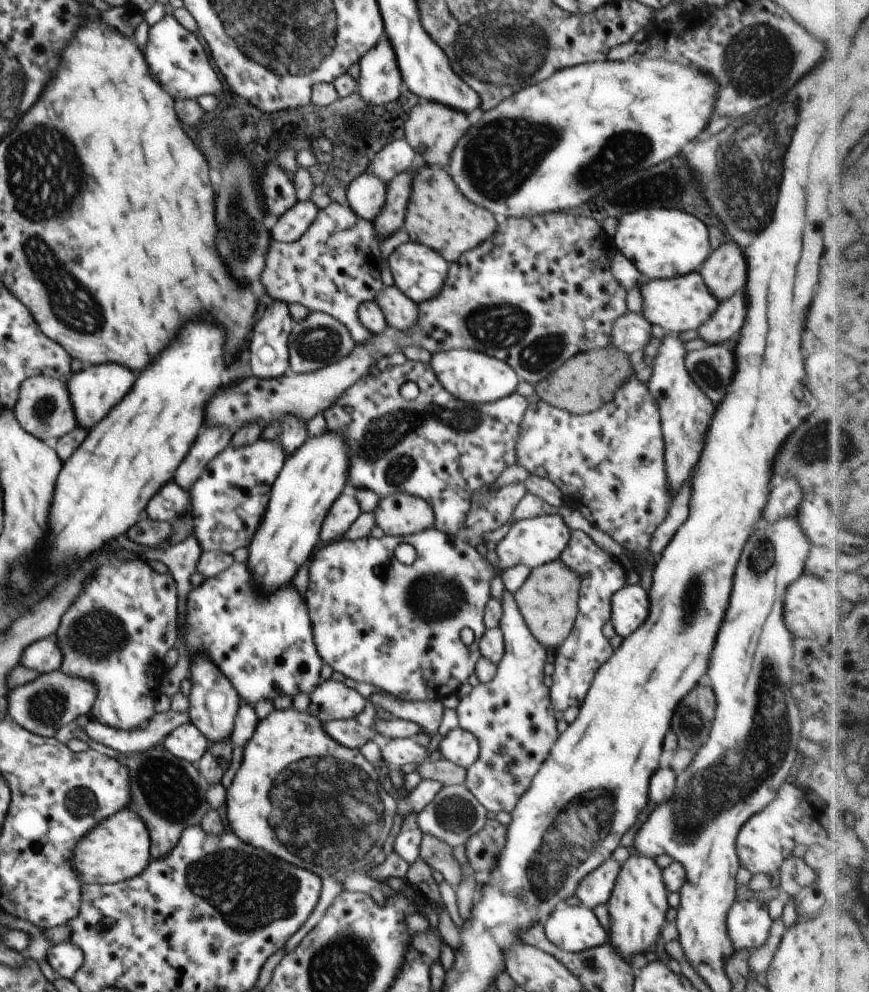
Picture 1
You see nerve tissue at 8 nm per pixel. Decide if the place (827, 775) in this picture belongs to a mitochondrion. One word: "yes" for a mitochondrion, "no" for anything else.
no

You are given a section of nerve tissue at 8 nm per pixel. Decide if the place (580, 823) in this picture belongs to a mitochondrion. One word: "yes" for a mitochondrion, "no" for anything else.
yes

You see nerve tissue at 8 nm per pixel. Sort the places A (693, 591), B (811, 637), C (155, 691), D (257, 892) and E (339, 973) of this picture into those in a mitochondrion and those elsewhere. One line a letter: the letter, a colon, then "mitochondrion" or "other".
A: mitochondrion
B: other
C: other
D: mitochondrion
E: mitochondrion

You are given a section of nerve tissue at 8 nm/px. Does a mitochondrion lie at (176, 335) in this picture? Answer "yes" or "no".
no

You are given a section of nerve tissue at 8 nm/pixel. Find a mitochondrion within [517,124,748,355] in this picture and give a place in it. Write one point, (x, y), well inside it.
(623, 149)

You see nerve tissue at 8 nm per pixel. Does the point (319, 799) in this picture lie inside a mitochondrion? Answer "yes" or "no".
yes

